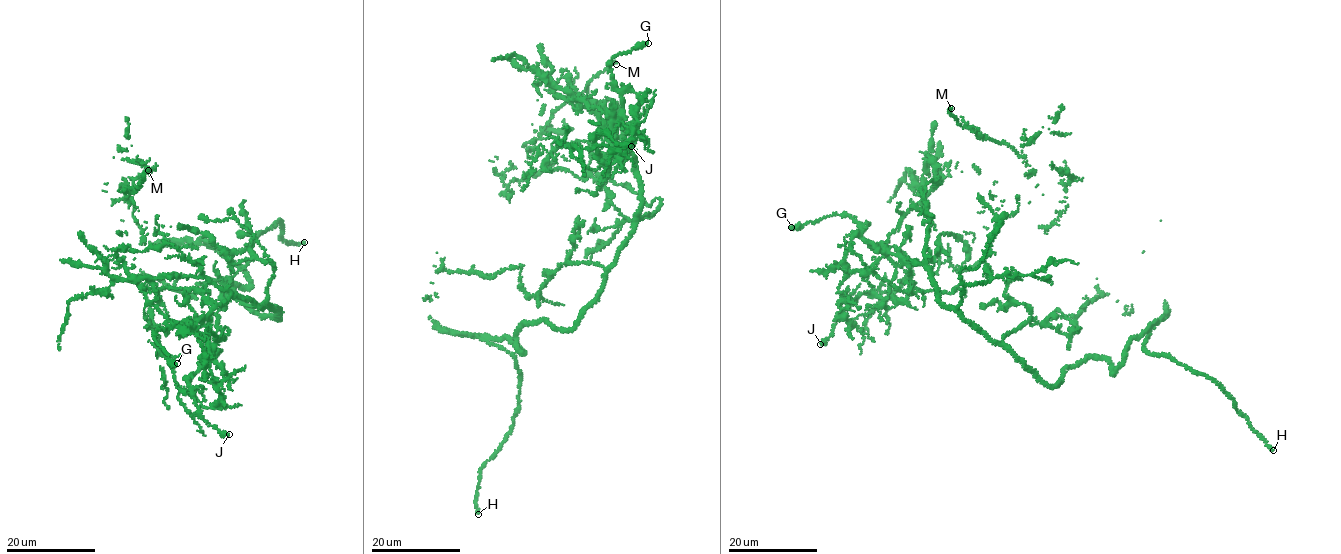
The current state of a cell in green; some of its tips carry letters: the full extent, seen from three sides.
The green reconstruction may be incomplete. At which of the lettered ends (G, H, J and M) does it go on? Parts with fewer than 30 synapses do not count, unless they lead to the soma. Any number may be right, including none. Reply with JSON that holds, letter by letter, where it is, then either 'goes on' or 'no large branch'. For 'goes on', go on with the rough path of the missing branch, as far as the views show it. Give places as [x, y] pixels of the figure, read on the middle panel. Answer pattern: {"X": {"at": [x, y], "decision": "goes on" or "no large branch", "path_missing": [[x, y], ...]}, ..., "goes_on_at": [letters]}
{"G": {"at": [648, 43], "decision": "no large branch"}, "H": {"at": [478, 514], "decision": "goes on"}, "J": {"at": [631, 146], "decision": "no large branch"}, "M": {"at": [616, 64], "decision": "no large branch"}, "goes_on_at": ["H"]}

